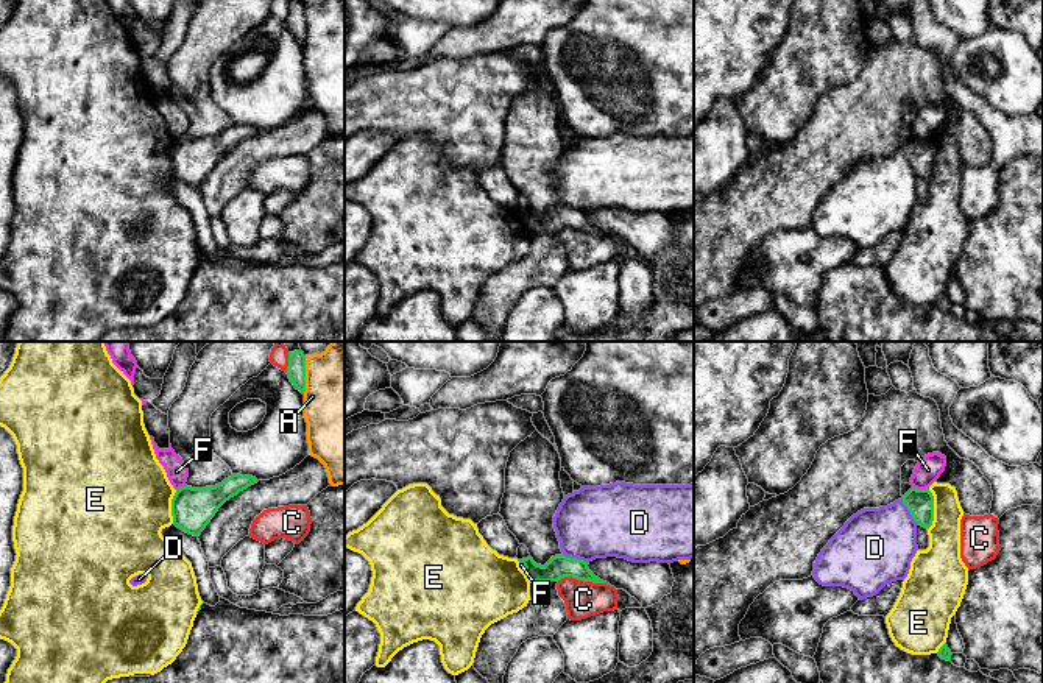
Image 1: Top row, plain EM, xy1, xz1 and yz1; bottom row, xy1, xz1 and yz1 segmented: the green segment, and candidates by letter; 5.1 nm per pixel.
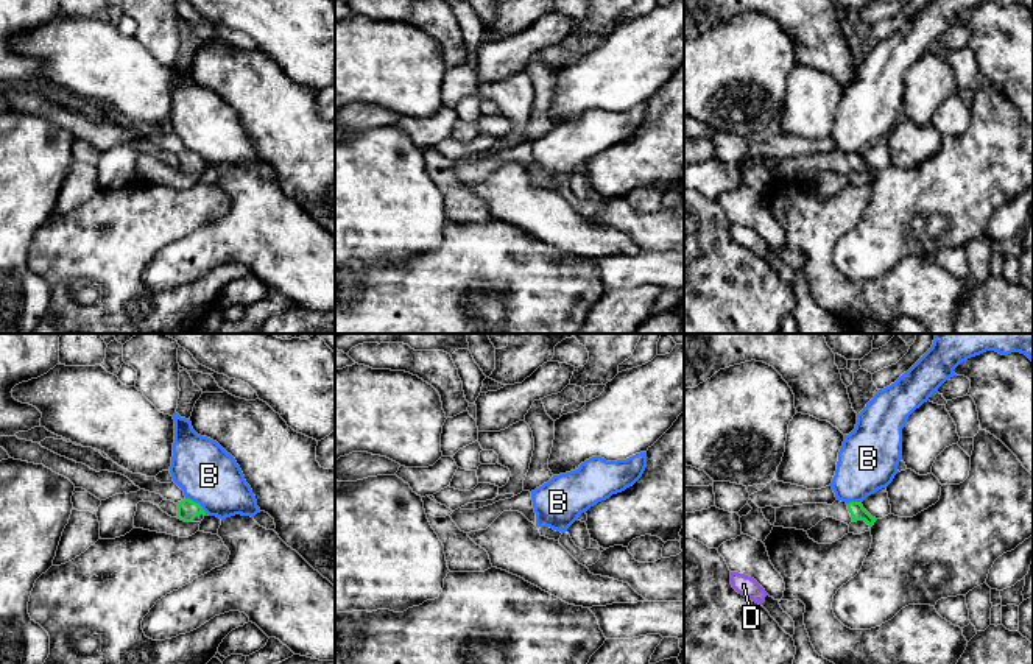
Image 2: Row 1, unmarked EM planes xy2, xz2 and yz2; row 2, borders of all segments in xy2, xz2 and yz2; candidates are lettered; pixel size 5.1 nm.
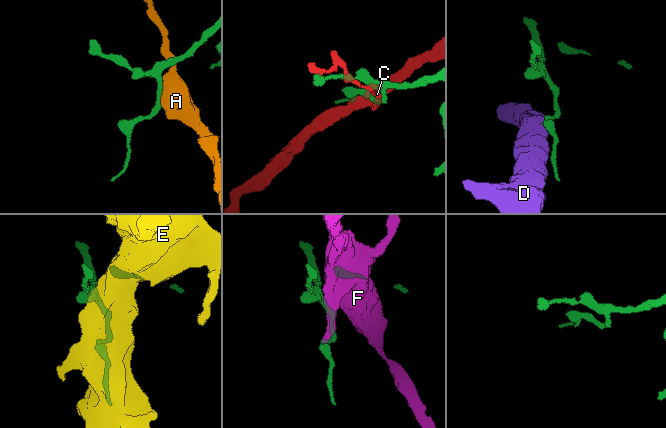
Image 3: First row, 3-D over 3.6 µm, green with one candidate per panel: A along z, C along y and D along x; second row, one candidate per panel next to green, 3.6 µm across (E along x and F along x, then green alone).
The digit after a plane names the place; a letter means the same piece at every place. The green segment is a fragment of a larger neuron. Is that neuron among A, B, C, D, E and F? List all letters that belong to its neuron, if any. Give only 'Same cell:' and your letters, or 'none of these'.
Same cell: none of these

